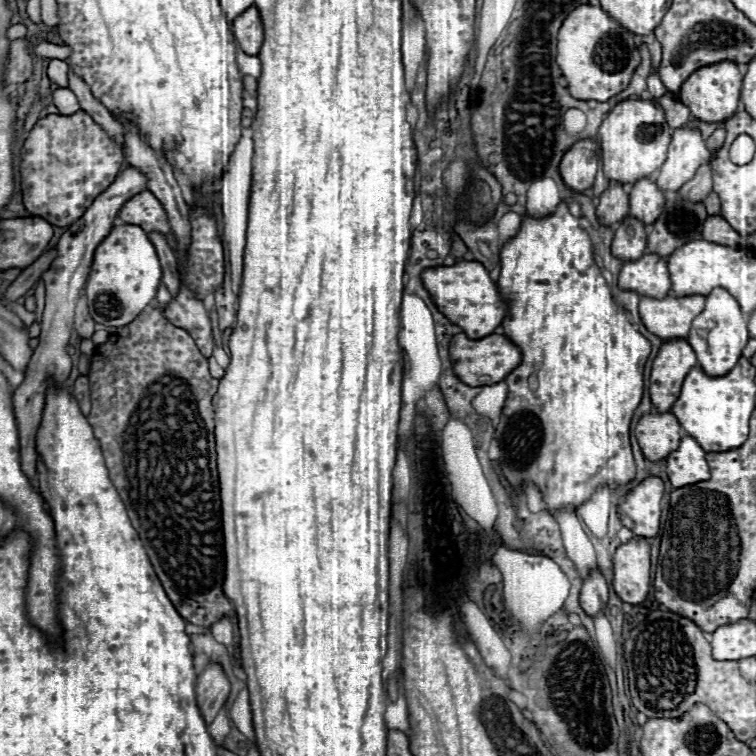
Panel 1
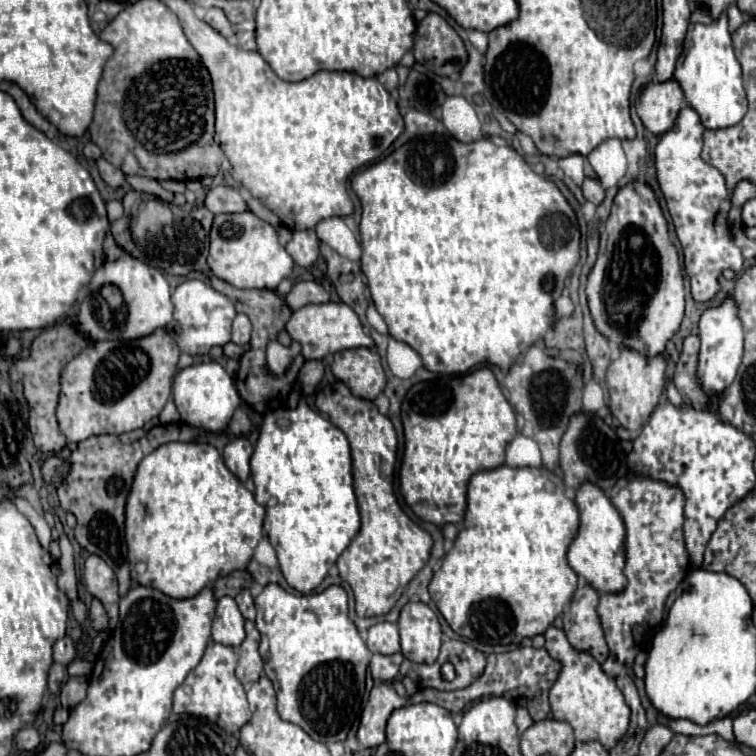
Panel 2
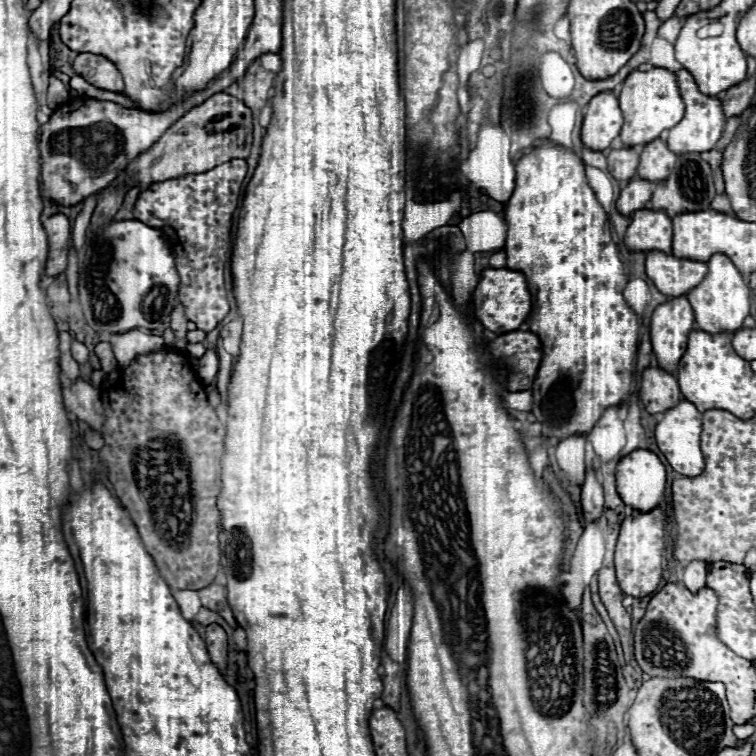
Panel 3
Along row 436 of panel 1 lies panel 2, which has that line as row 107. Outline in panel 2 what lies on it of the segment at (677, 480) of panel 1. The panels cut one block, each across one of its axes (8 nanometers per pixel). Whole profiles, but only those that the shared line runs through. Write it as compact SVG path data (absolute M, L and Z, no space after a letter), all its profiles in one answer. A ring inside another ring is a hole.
M684 106L674 122L674 126L660 136L656 144L656 174L660 190L666 198L668 212L672 216L676 236L684 250L684 264L690 276L692 296L696 302L708 302L720 290L720 272L730 268L734 272L742 270L744 258L740 248L732 242L730 230L726 226L726 216L730 210L730 192L726 188L724 176L700 158L702 152L702 132L704 126L694 108Z

